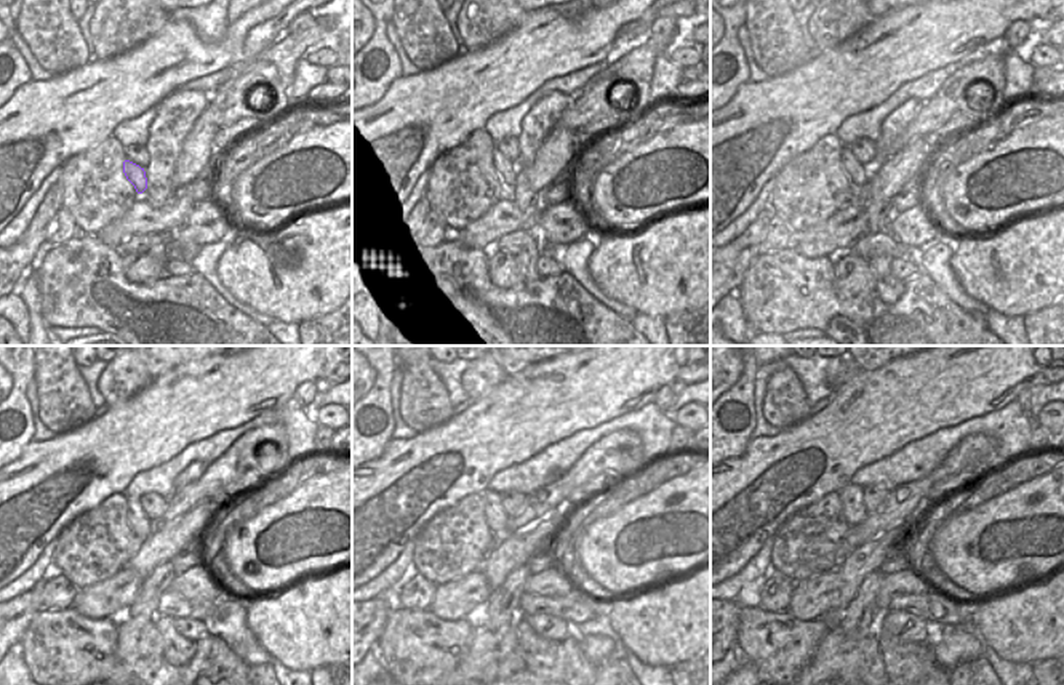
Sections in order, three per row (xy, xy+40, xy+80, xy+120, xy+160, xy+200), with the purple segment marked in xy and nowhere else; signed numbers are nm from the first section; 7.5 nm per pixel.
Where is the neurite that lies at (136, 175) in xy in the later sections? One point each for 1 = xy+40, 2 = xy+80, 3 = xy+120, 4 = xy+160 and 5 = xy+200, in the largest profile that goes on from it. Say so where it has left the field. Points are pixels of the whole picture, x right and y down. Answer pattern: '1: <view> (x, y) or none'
1: xy+40 (503, 167)
2: xy+80 (858, 173)
3: xy+120 (141, 527)
4: xy+160 (496, 519)
5: xy+200 (855, 512)

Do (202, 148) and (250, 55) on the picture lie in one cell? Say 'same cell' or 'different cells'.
same cell

